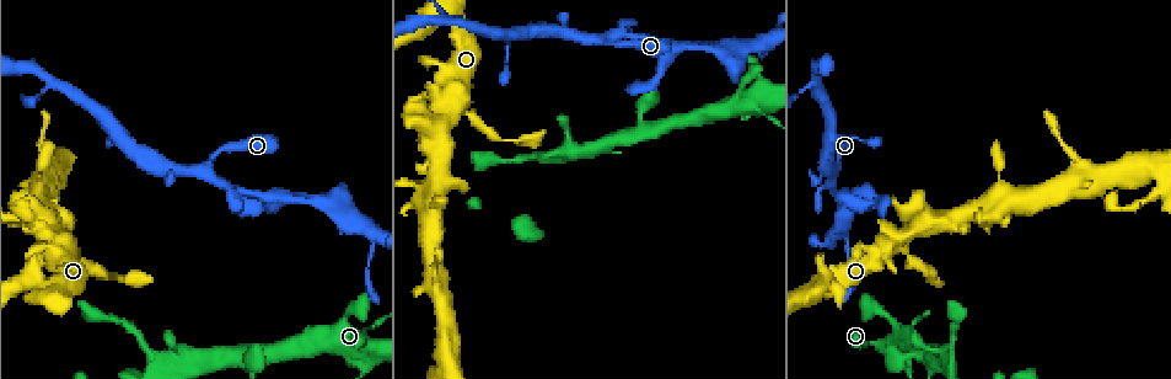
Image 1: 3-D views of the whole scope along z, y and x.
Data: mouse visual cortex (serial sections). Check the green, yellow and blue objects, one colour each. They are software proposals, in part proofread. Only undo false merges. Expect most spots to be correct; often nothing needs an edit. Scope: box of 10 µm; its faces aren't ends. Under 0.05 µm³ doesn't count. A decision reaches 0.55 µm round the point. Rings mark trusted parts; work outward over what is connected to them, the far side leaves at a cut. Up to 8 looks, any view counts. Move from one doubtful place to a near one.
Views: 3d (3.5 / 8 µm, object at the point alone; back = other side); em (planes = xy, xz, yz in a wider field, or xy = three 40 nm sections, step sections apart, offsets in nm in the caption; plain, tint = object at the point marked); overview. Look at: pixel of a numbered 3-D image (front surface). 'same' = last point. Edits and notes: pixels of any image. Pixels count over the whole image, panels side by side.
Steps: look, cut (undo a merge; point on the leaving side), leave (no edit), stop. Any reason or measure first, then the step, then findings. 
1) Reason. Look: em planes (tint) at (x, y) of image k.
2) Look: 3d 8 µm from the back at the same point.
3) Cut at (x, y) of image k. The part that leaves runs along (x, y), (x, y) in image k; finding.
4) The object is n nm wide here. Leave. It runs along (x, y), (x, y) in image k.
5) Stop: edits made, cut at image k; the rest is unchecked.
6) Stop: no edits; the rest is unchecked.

Four or more arms meet. Look: 3d 3.5 µm at (998, 196) of image 1.

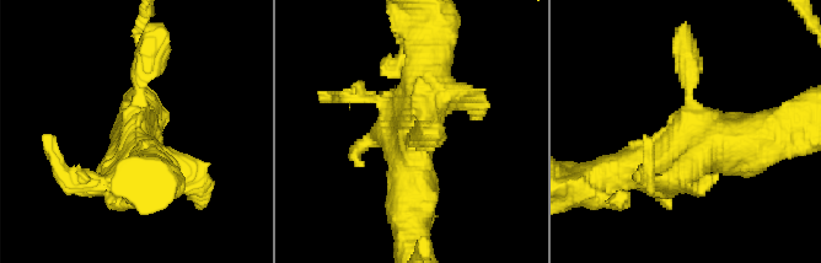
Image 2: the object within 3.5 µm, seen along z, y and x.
Look: em xy step 1 (tint) at (404, 137) of image 2.

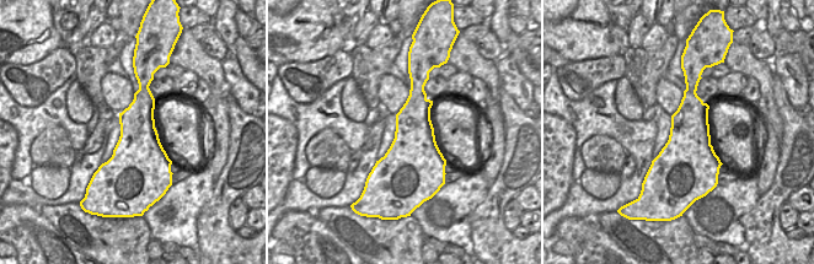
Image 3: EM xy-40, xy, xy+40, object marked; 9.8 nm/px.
Leave. It runs along (613, 175), (761, 137) in image 2; one cell here.

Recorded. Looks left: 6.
Branch point. Look: 3d 3.5 µm at (1078, 180) of image 1.

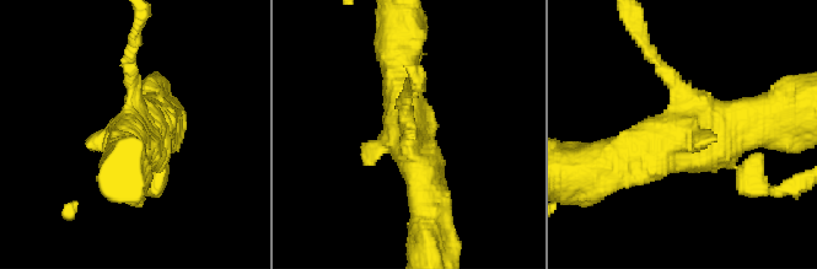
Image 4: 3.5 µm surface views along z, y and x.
Look: em xy step 3 (plain) at (402, 130) of image 4.

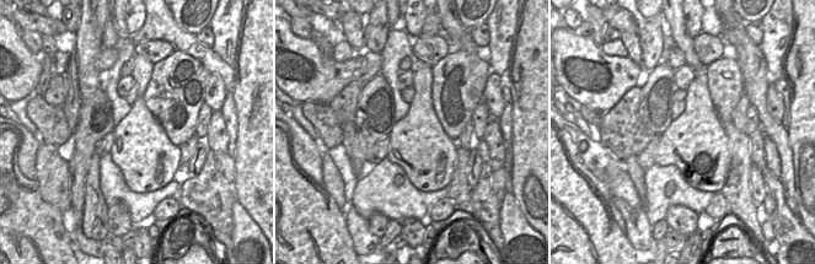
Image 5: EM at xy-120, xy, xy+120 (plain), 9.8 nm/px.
Look: em xy step 3 (tint) at the same point.

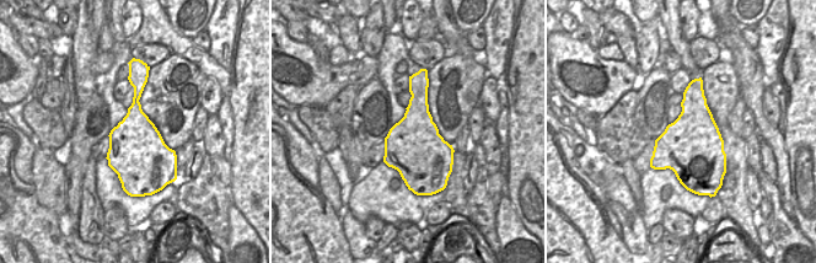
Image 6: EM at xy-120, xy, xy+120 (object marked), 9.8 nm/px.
Leave. It runs along (612, 162), (671, 135), (756, 120) in image 4; all the same cell.

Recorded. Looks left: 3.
Thin neck. Look: 3d 3.5 µm at (364, 335) of image 1.

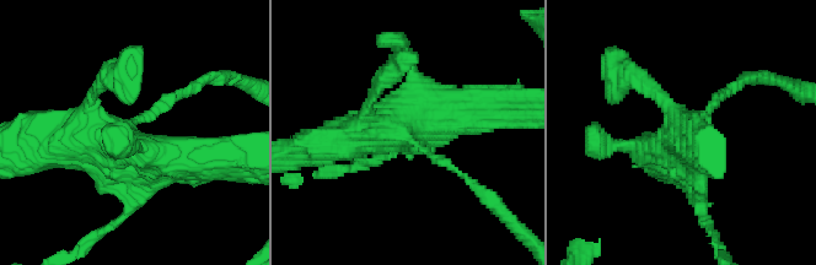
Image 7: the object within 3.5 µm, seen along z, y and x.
Cut at (177, 95) of image 7. The part that leaves runs along (145, 118), (187, 87) in image 7; a second cell is stuck on.

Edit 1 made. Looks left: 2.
Stop: edits made, cut at image 7; the rest is unchecked.

